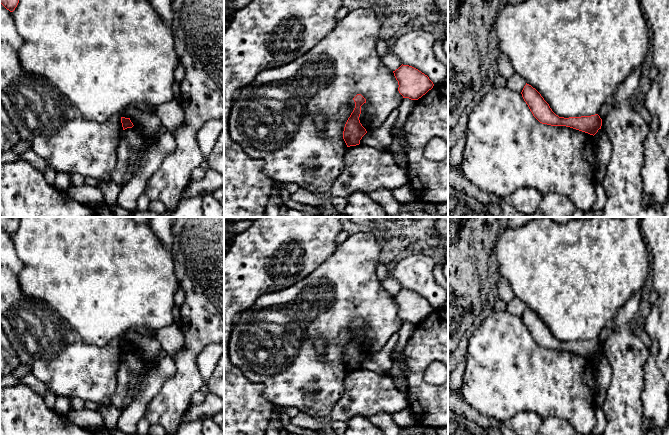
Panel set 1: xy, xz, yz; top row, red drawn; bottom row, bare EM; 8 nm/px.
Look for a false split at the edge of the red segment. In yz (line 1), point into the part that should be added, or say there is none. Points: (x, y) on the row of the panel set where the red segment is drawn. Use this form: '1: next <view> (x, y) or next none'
1: next none

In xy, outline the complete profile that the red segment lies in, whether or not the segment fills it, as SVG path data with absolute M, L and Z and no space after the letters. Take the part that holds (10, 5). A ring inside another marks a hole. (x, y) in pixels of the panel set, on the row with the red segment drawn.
M0 0L0 3L10 12L13 12L17 7L19 0Z

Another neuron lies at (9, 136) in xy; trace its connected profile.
M0 102L0 154L12 150L19 140L17 129Z

